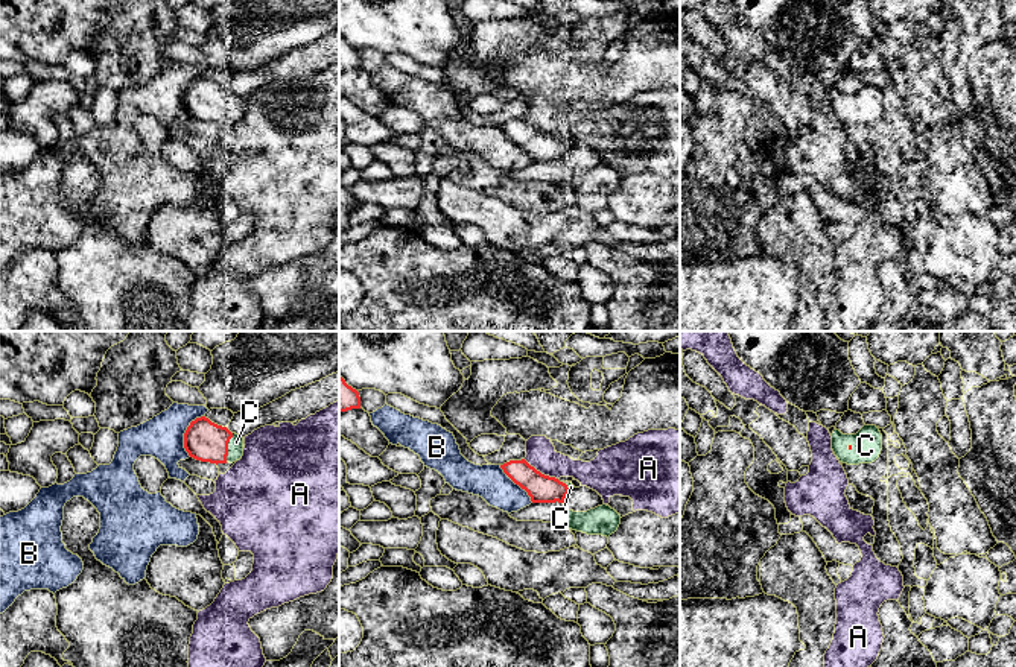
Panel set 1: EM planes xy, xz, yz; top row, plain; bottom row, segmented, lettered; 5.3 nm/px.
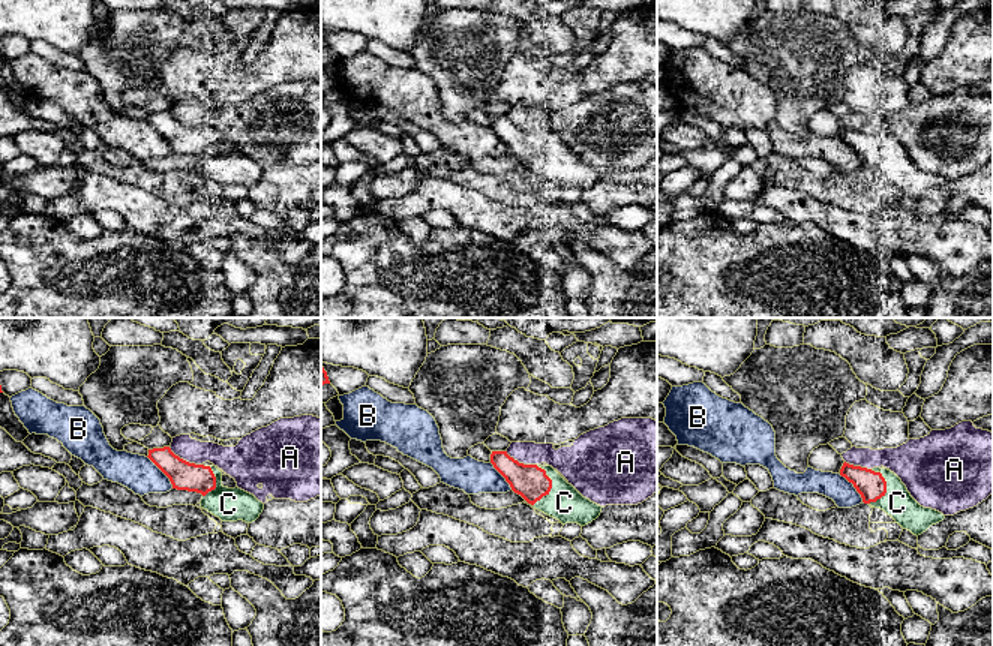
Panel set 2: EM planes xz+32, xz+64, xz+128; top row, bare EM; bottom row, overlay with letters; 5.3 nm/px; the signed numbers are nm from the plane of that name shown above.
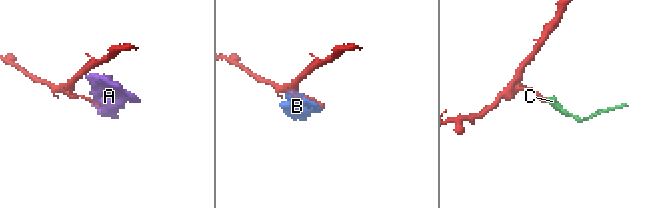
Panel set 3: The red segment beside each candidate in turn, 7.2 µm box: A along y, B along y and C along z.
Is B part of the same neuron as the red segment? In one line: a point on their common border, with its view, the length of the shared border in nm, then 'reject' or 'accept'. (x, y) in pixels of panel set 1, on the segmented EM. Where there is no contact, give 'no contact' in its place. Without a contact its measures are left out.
xy (184, 433) | 240 nm | reject

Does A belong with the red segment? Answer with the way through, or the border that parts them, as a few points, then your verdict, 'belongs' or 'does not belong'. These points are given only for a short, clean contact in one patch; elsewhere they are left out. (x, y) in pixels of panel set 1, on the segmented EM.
border along xz (523, 459), (542, 473), (557, 479); does not belong

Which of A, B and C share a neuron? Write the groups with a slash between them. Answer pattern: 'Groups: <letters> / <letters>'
Groups: A / B / C

